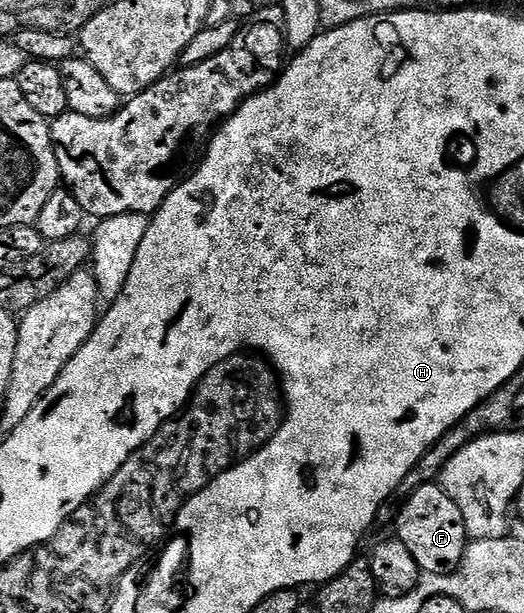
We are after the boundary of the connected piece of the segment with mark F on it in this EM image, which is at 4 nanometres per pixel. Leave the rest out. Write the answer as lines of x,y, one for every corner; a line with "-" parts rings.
438,482
413,489
406,499
399,508
399,517
395,520
394,535
407,547
409,554
413,554
420,573
445,576
454,572
463,561
469,543
465,518
461,518
457,502
449,498
443,485

